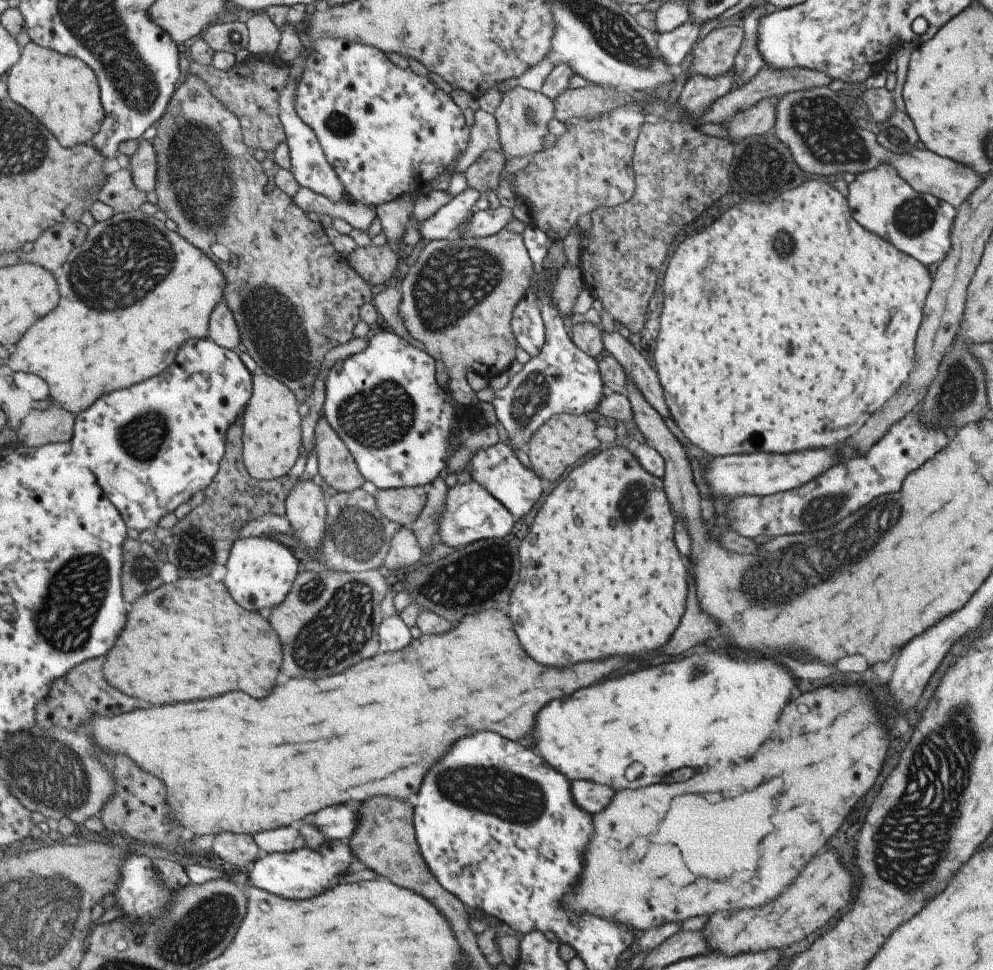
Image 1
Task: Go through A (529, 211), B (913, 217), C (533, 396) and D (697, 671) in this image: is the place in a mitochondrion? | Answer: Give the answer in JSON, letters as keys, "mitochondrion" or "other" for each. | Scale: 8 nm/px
{"A":"other","B":"mitochondrion","C":"mitochondrion","D":"mitochondrion"}

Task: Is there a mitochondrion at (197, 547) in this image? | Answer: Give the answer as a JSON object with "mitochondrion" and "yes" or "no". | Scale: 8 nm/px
{"mitochondrion":"yes"}

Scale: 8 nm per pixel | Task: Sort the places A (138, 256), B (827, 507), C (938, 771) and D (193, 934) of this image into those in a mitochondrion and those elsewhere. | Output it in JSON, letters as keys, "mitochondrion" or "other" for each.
{"A":"mitochondrion","B":"mitochondrion","C":"mitochondrion","D":"mitochondrion"}

